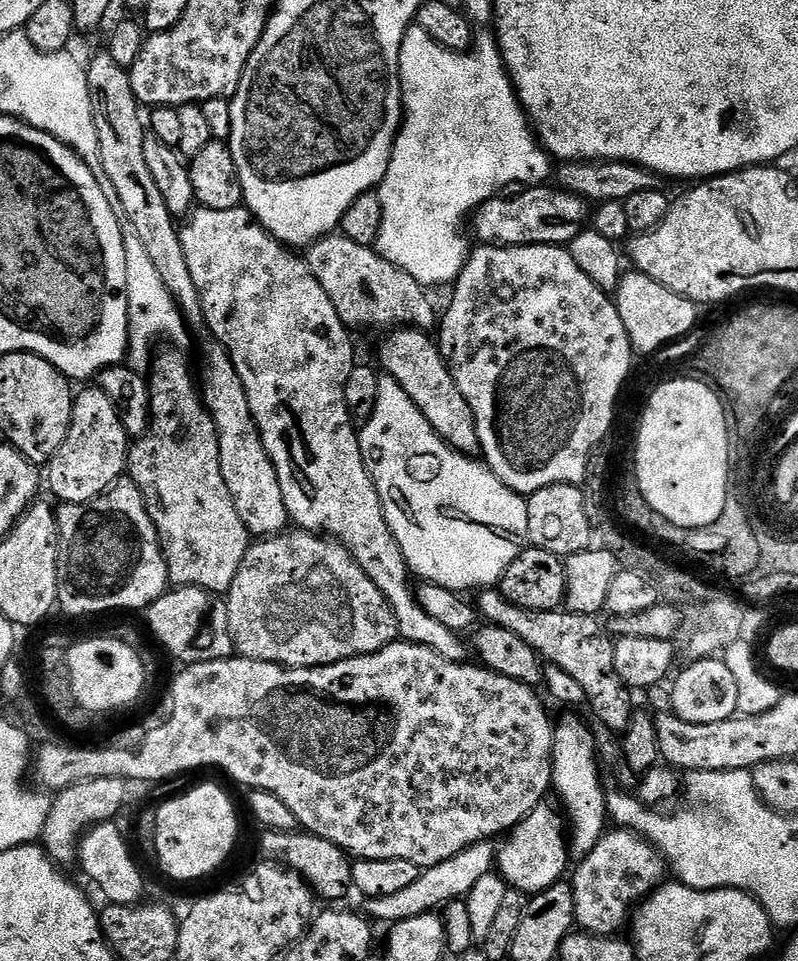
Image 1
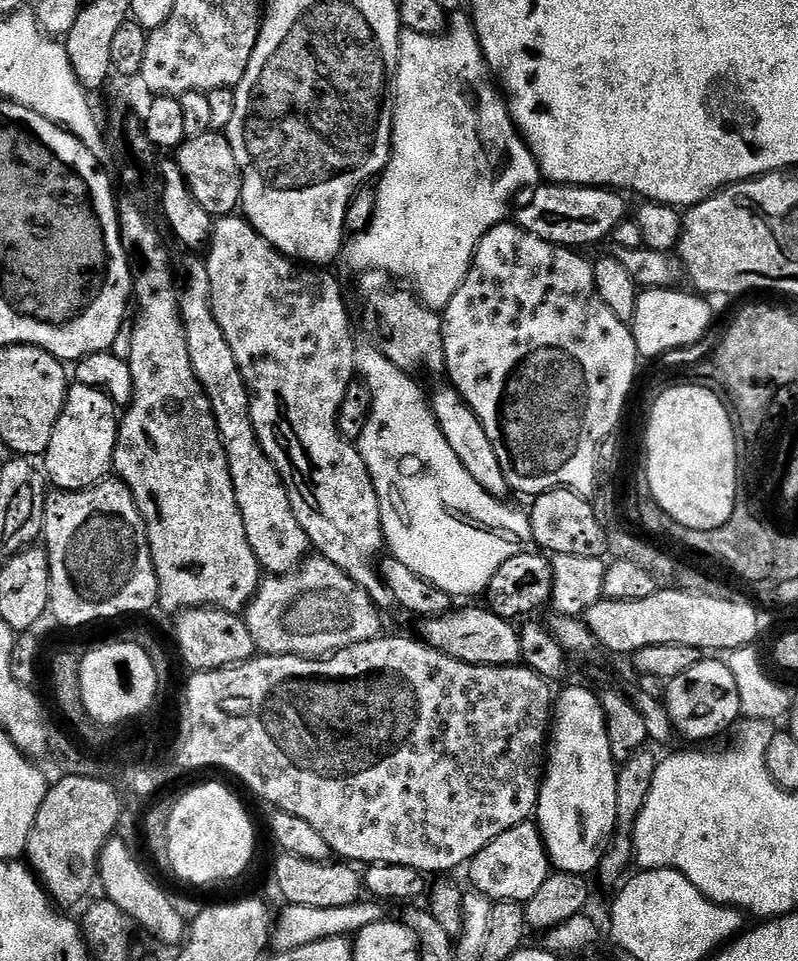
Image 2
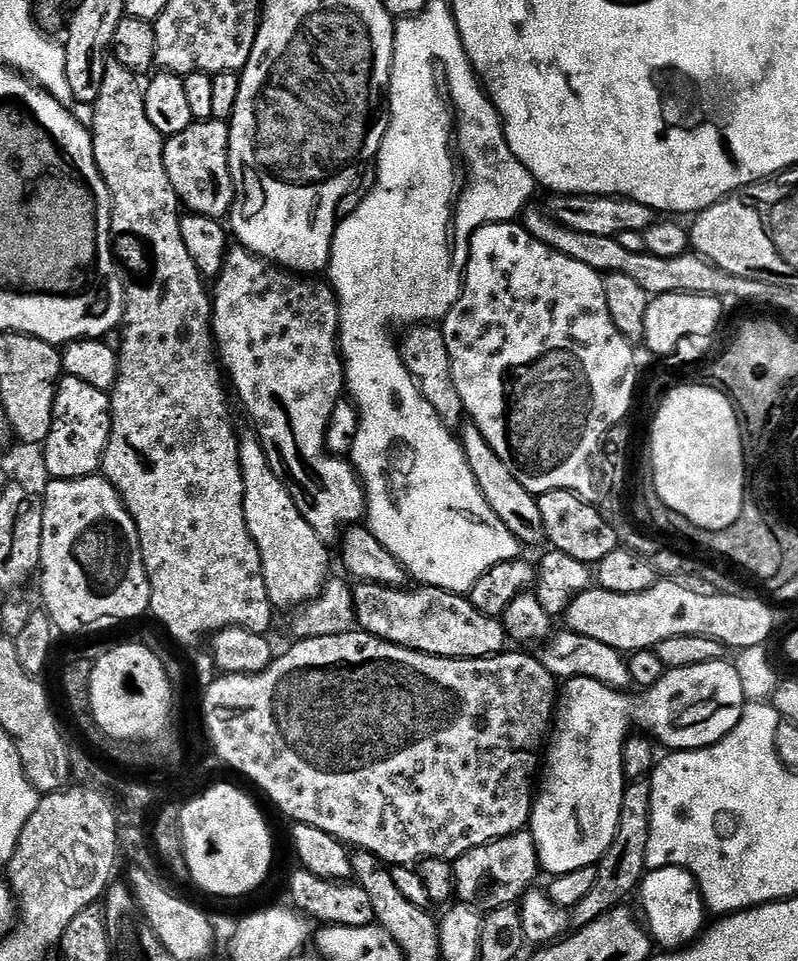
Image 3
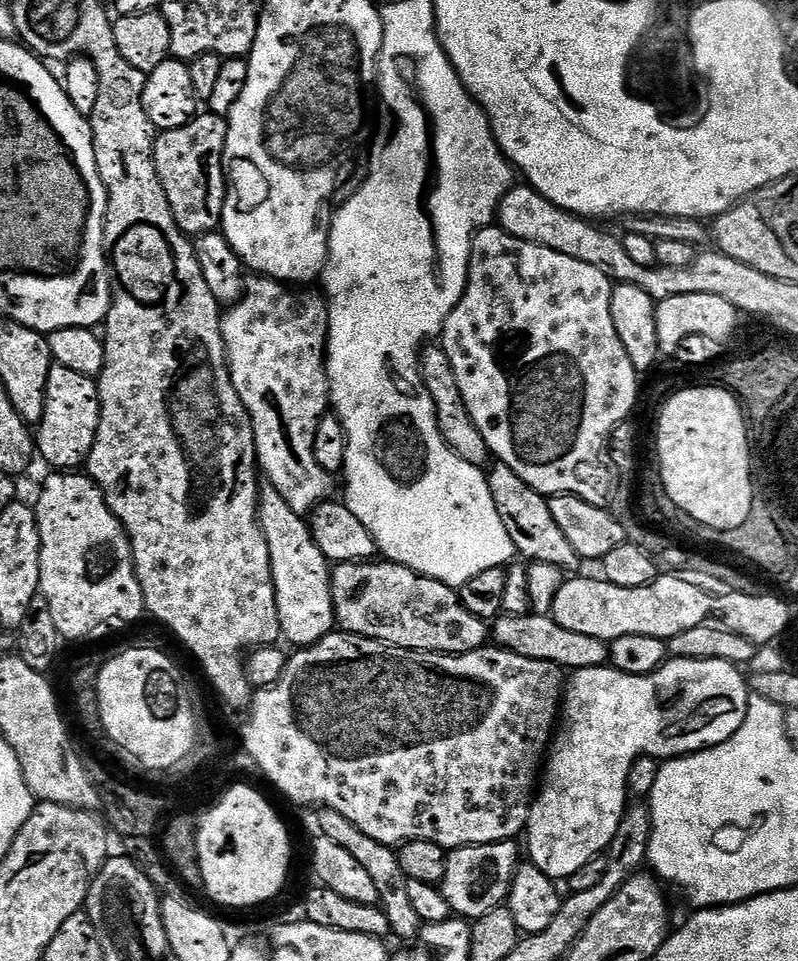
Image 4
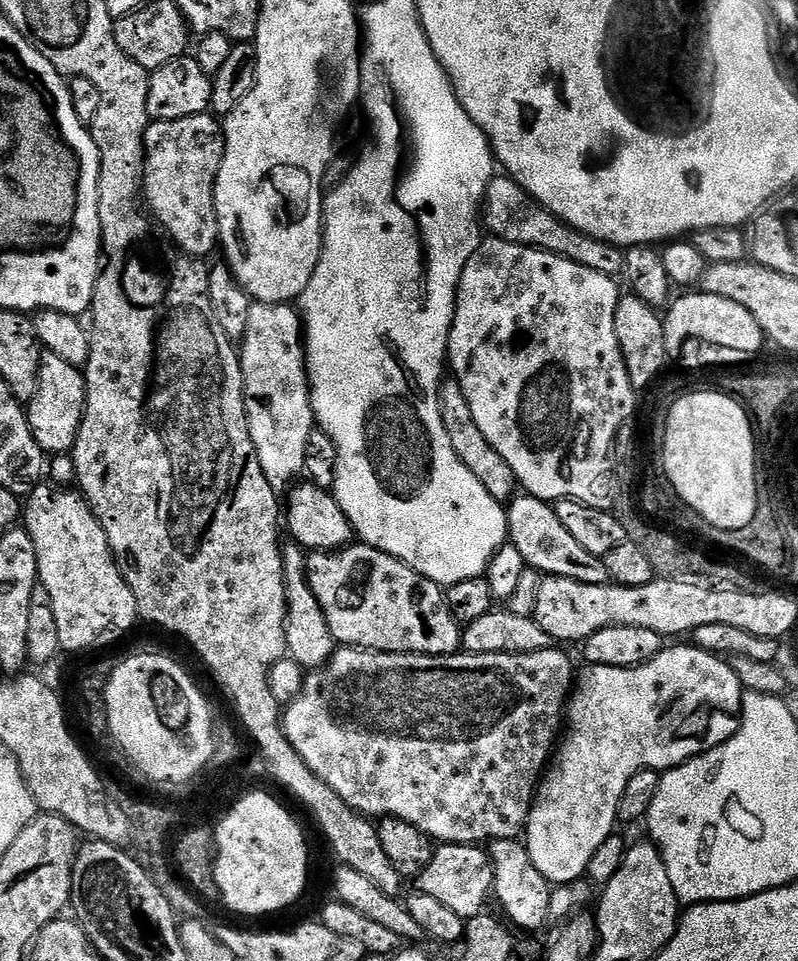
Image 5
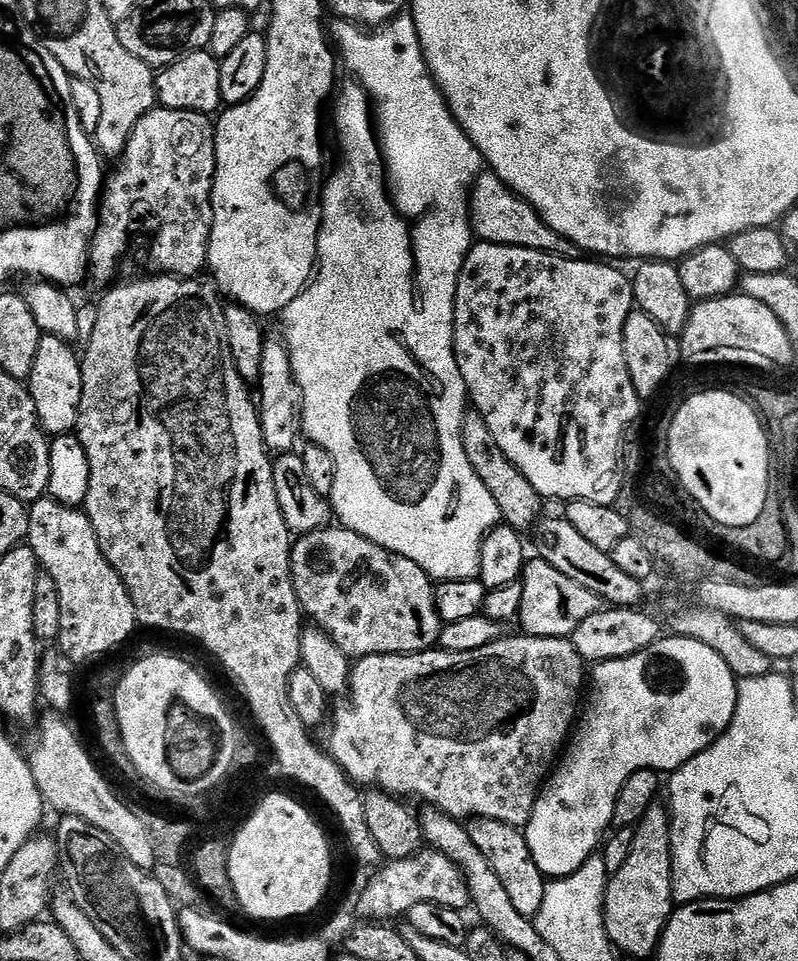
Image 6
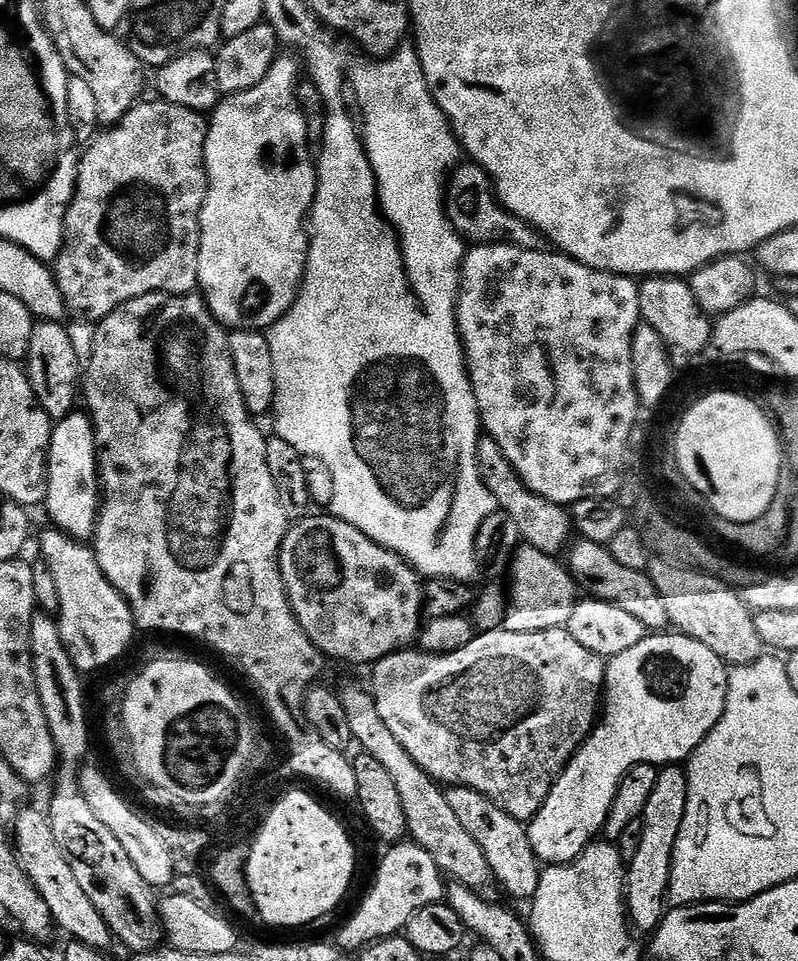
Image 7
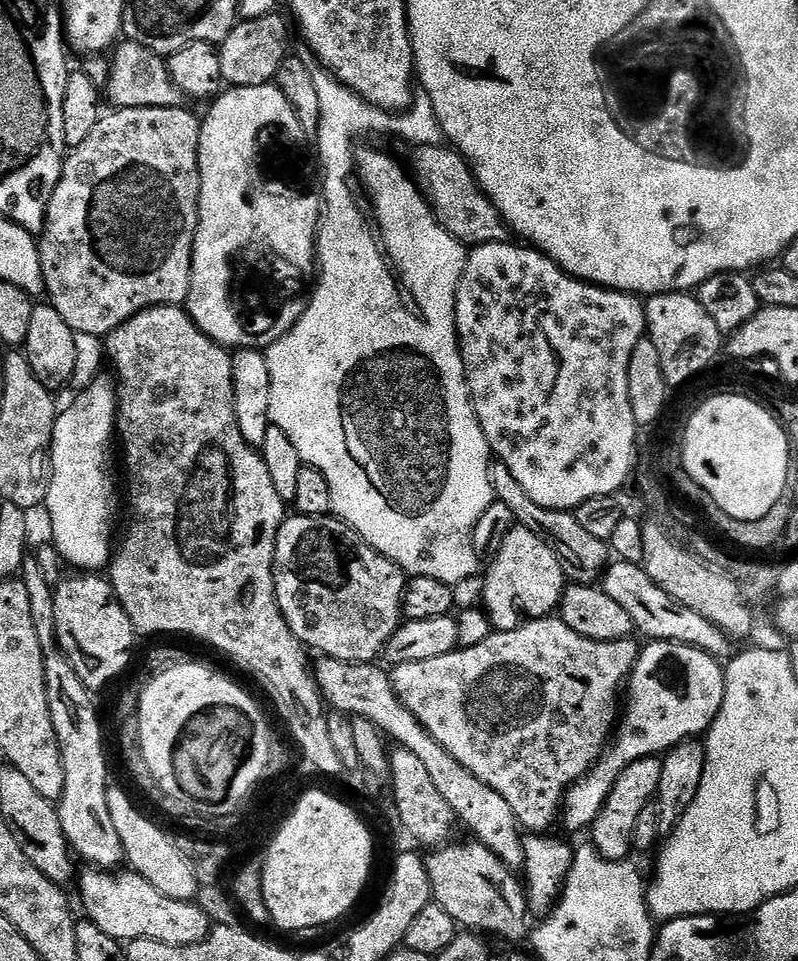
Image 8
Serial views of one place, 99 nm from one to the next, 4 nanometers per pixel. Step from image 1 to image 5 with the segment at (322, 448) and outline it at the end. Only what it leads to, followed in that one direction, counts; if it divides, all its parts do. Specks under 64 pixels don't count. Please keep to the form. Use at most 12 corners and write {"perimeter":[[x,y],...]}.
{"perimeter":[[253,303],[238,348],[266,482],[301,479],[317,427],[304,322]]}

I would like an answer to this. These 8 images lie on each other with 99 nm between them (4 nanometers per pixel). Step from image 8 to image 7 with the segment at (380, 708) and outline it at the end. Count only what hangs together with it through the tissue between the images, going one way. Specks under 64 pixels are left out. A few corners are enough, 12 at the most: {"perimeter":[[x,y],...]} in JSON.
{"perimeter":[[473,788],[446,802],[482,846],[493,881],[531,901],[541,865],[528,829]]}

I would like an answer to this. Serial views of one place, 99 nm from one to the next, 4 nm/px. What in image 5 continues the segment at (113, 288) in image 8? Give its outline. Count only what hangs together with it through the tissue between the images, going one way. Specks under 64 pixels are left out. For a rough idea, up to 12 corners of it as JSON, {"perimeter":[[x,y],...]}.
{"perimeter":[[215,115],[153,120],[142,196],[187,256],[217,251]]}

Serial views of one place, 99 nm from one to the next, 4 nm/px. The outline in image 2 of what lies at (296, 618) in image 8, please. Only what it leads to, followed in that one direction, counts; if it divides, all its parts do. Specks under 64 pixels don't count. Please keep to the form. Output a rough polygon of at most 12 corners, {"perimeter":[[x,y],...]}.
{"perimeter":[[486,606],[423,621],[429,646],[467,664],[516,666],[520,633]]}

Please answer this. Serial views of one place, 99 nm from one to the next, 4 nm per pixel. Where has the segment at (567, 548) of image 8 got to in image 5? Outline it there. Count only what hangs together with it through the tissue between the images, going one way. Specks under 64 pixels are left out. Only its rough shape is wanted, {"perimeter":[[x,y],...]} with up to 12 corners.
{"perimeter":[[455,378],[441,383],[450,446],[490,498],[518,492],[510,462],[486,442]]}

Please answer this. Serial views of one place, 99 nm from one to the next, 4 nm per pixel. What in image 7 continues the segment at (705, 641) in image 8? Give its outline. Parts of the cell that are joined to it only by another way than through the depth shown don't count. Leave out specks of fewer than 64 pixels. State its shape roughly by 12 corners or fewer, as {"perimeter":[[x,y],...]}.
{"perimeter":[[583,538],[567,556],[577,585],[646,630],[669,627],[648,572],[629,570]]}

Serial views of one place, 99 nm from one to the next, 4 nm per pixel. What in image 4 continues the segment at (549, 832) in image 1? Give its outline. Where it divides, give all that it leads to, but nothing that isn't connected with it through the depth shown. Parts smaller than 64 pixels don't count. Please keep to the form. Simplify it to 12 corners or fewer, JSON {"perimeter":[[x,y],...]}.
{"perimeter":[[516,840],[454,848],[438,887],[471,922],[507,901]]}

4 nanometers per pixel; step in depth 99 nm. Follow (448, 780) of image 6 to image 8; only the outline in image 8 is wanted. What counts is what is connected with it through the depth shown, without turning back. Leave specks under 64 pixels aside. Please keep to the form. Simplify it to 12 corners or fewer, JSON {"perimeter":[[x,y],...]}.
{"perimeter":[[558,618],[391,669],[521,829],[604,754],[635,639]]}

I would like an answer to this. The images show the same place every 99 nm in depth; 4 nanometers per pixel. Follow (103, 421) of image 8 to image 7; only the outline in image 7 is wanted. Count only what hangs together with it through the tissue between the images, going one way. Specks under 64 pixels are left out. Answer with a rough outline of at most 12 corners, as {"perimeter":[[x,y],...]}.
{"perimeter":[[92,418],[52,430],[48,516],[88,542],[101,499]]}

